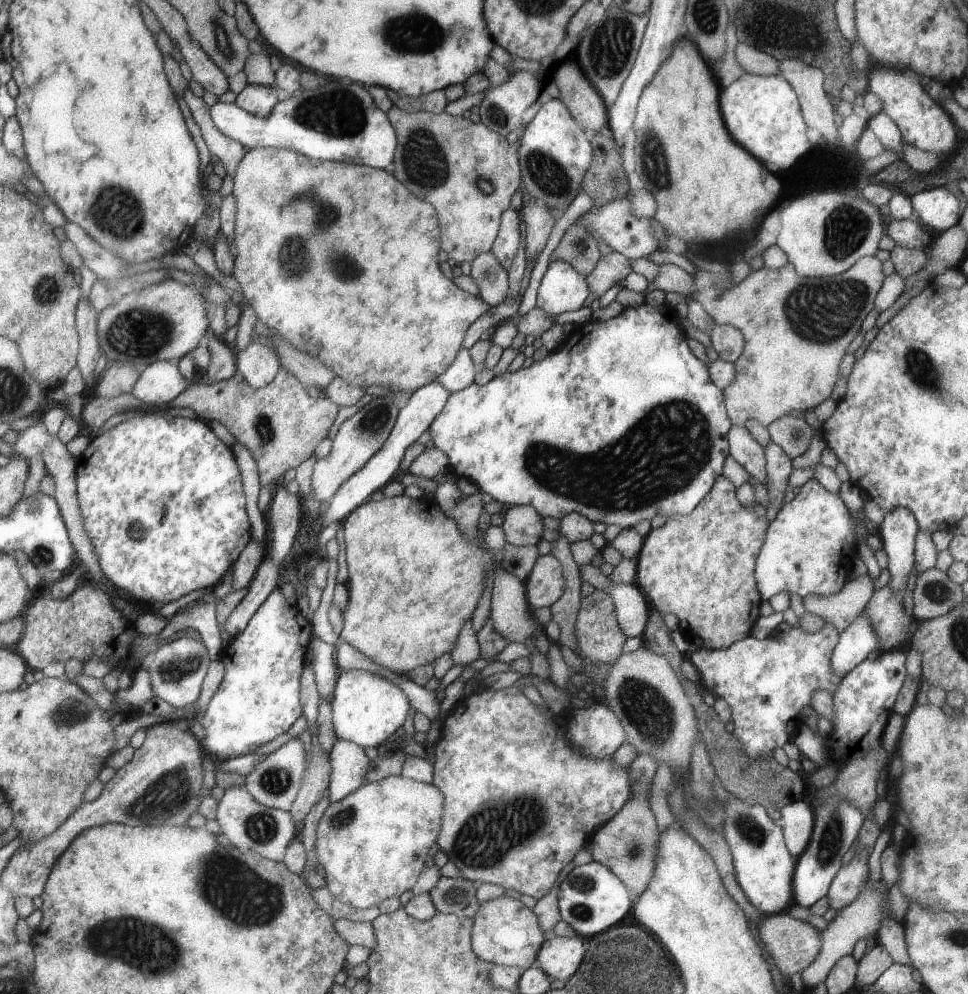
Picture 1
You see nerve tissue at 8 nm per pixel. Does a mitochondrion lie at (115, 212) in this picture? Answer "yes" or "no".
yes

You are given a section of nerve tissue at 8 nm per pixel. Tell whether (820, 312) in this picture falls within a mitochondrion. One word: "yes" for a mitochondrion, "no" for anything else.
yes

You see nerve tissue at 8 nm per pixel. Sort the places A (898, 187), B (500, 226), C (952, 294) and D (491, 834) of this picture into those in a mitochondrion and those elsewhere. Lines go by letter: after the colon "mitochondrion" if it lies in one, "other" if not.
A: other
B: other
C: other
D: mitochondrion

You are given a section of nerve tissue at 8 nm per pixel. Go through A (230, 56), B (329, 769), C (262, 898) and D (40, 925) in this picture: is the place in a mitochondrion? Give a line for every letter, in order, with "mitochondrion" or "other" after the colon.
A: mitochondrion
B: other
C: mitochondrion
D: other

